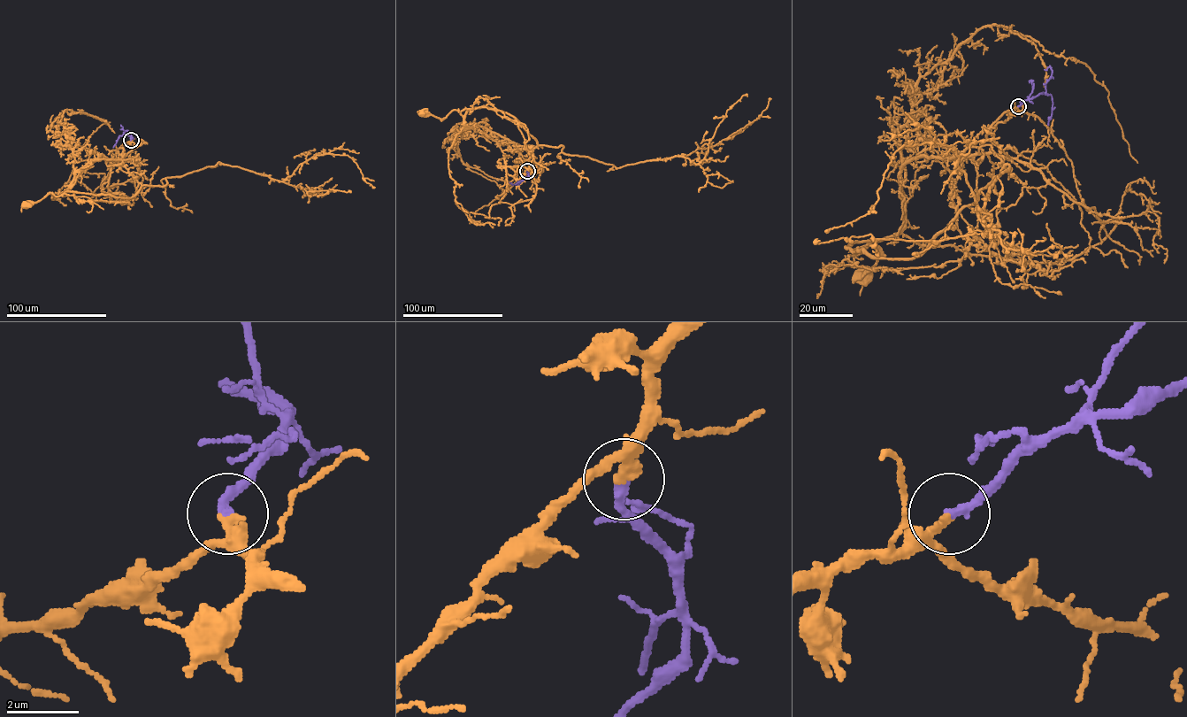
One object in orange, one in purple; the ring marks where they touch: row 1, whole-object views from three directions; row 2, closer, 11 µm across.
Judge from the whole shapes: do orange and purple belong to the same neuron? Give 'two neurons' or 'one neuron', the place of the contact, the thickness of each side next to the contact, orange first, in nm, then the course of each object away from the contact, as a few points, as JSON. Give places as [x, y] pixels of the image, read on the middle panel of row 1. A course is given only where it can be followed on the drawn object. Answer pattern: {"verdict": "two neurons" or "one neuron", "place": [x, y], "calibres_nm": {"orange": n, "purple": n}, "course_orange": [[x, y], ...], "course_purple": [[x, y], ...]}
{"verdict": "one neuron", "place": [527, 171], "calibres_nm": {"orange": 200, "purple": 280}, "course_orange": [[527, 171], [529, 161], [515, 144], [481, 127], [467, 127], [459, 111], [453, 110], [441, 119], [422, 114]], "course_purple": [[527, 171], [526, 178], [515, 184], [509, 182]]}

